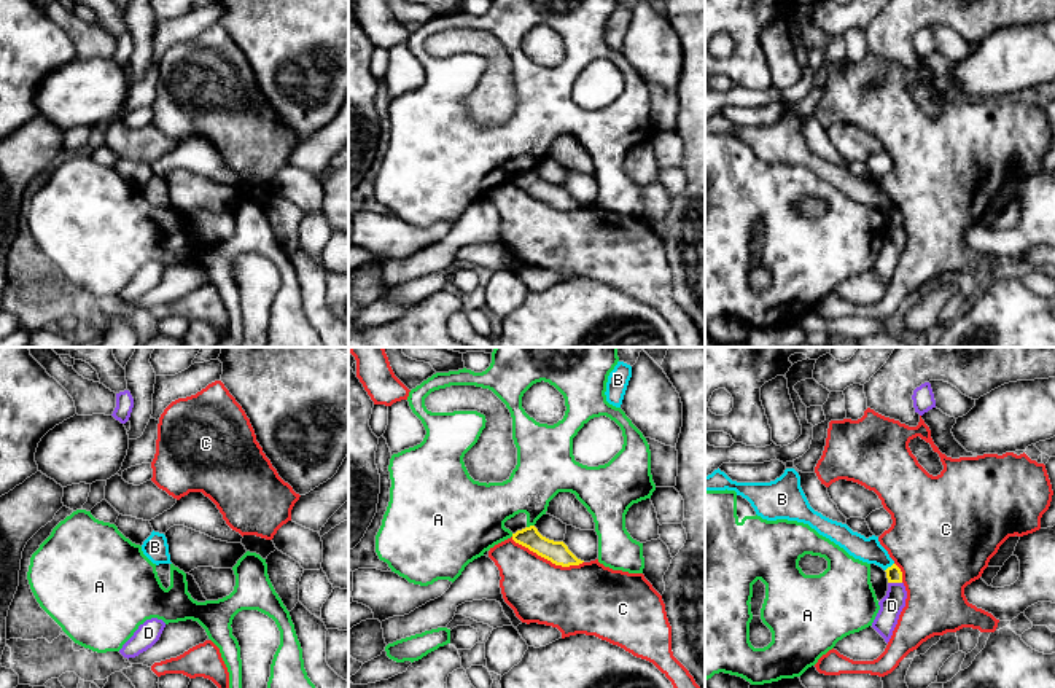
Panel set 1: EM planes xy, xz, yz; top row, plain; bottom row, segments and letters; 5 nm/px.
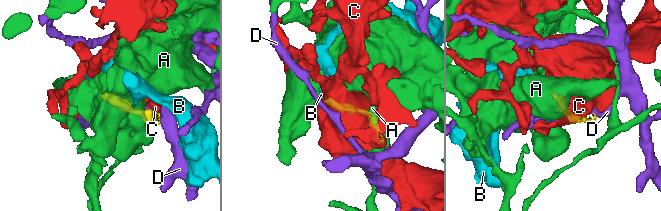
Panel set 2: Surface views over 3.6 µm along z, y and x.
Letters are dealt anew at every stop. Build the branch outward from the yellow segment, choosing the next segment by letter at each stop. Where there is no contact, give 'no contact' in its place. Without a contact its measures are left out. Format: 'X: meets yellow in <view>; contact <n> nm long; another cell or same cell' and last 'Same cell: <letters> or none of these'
A: meets yellow in xz; contact 40 nm long; another cell
B: meets yellow in yz; contact 60 nm long; another cell
C: meets yellow in xz; contact 400 nm long; another cell
D: meets yellow in yz; contact 70 nm long; another cell
Same cell: none of these

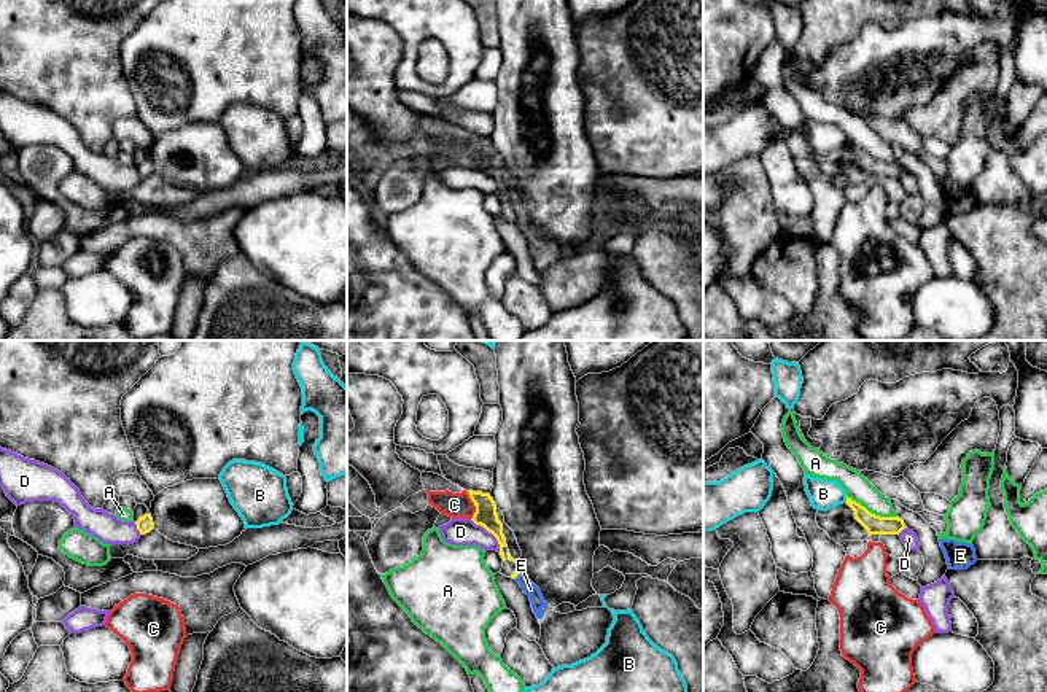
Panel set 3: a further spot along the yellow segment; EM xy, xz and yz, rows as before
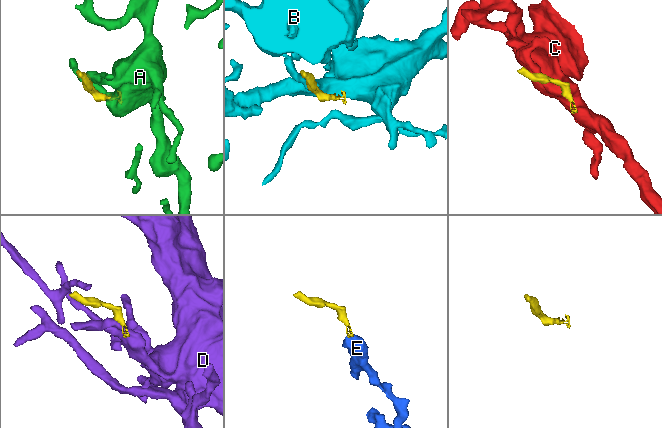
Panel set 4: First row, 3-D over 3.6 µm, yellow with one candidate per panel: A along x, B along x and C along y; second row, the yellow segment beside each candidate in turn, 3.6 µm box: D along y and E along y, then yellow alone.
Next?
A: meets yellow in yz; contact 280 nm long; another cell
B: meets yellow in yz; contact 40 nm long; another cell
C: meets yellow in xz; contact 150 nm long; another cell
D: meets yellow in xz; contact 220 nm long; another cell
E: meets yellow in xz; contact 60 nm long; same cell
Same cell: E

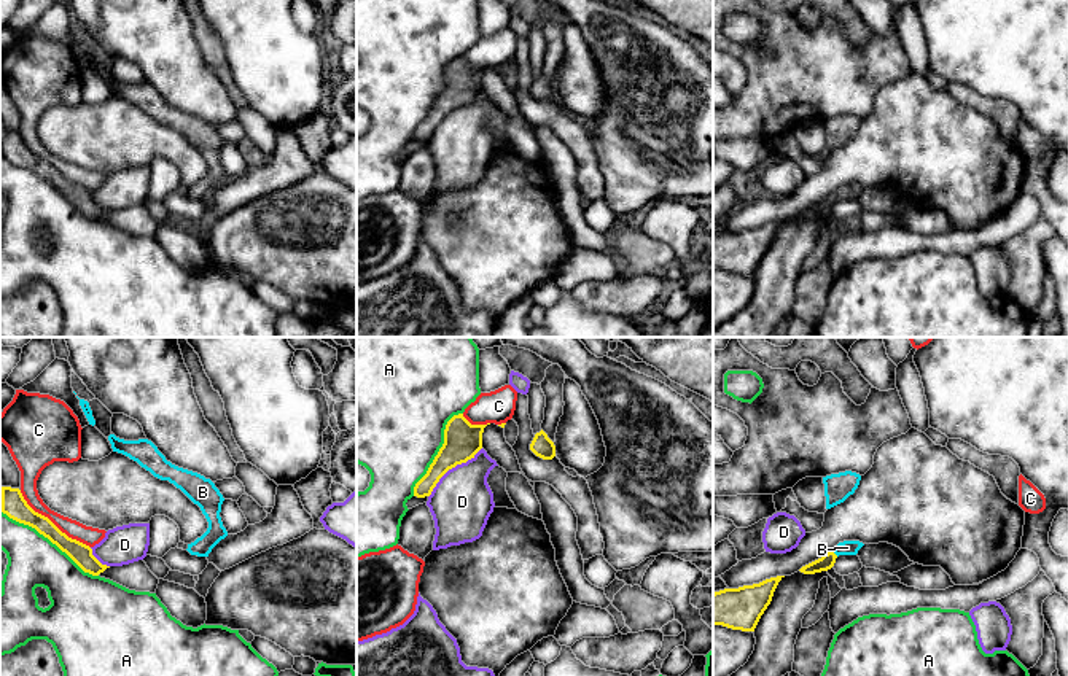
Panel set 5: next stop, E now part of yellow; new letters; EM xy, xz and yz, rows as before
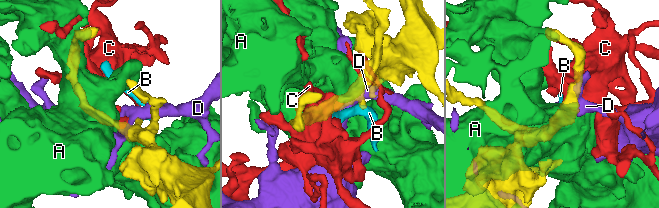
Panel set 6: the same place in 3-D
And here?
A: meets yellow in xy; contact 600 nm long; another cell
B: meets yellow in yz; contact 40 nm long; same cell
C: meets yellow in xy; contact 460 nm long; another cell
D: meets yellow in xz; contact 380 nm long; another cell
Same cell: B

